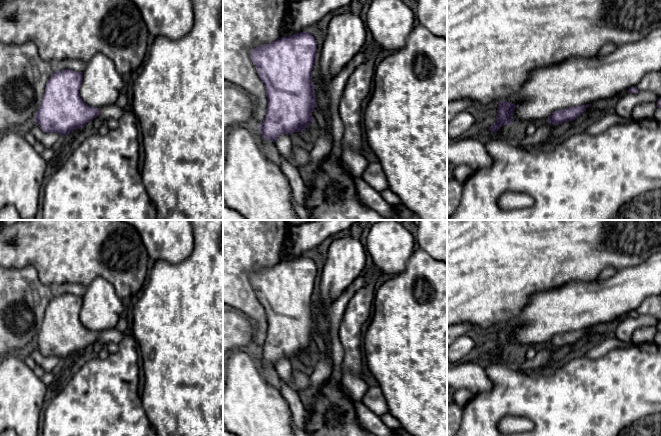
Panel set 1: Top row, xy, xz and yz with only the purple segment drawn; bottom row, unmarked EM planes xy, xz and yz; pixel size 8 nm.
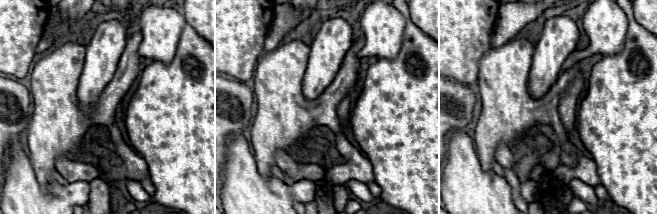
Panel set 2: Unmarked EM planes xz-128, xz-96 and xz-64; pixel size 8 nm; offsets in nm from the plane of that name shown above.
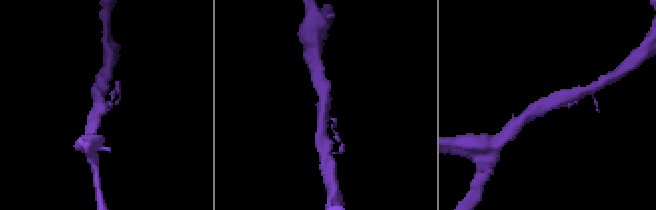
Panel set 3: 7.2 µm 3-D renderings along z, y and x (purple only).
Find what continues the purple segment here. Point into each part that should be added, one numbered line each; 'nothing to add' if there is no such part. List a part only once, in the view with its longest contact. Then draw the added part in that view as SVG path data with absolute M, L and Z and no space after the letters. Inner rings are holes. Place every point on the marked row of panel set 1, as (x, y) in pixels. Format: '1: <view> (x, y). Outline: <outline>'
1: xy (113, 111). Outline: M116 104L109 105L99 109L99 117L101 117L104 121L108 119L119 120L124 113L124 110L125 109L118 107Z

